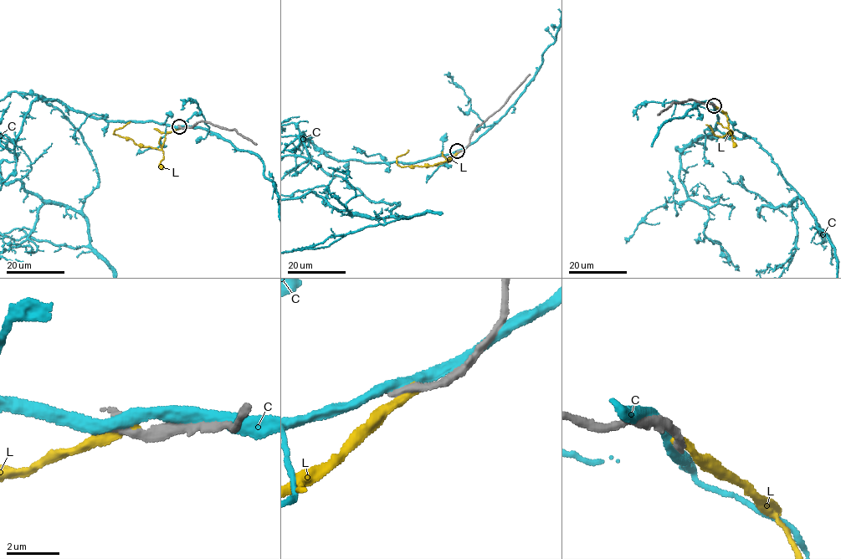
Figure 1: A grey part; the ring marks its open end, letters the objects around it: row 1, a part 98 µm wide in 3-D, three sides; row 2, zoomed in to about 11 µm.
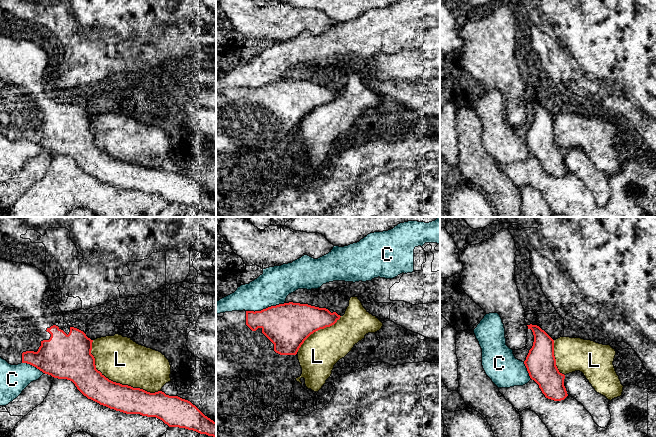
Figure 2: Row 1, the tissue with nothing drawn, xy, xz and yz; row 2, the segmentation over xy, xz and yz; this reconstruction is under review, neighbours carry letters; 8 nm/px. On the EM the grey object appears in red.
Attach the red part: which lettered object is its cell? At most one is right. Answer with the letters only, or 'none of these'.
none of these

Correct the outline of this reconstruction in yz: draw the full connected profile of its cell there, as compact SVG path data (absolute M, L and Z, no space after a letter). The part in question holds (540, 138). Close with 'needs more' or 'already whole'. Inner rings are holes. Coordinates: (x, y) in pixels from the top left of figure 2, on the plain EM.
M527 101L528 105L531 105L534 111L534 118L532 124L524 137L529 152L534 156L541 165L546 174L561 177L564 176L568 170L564 162L565 151L560 149L556 142L556 135L554 132L554 116L539 102Z; already whole

